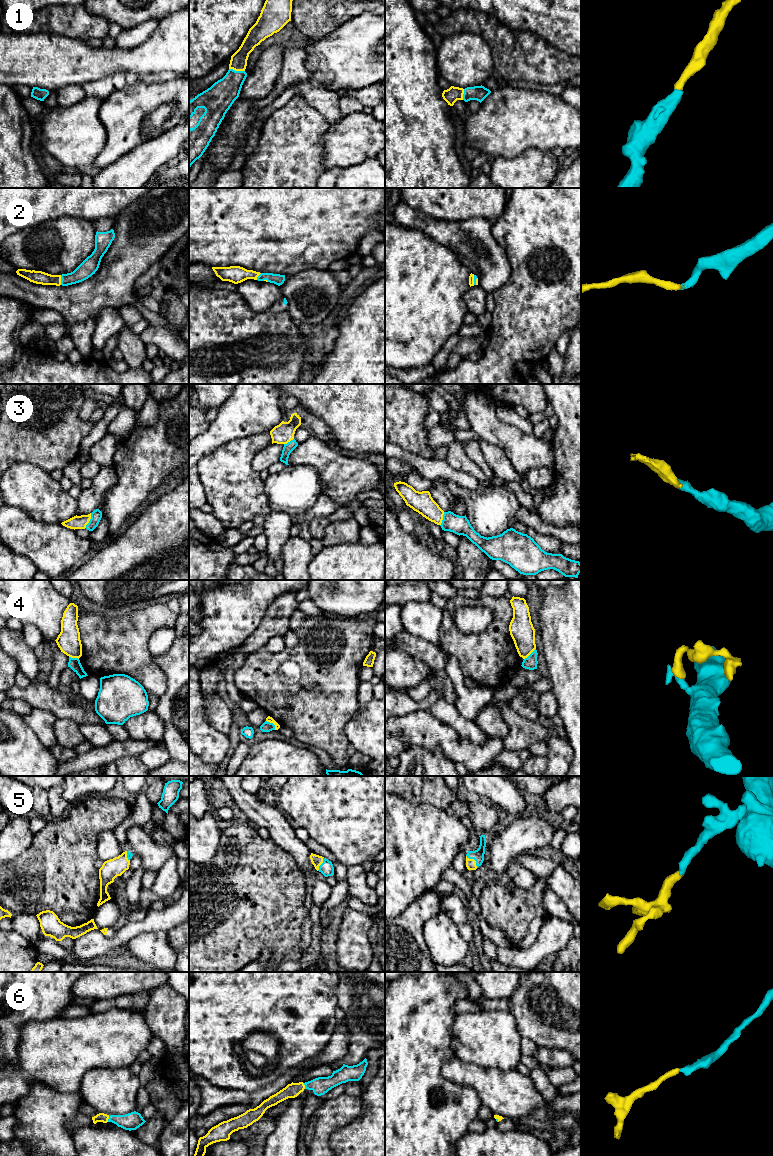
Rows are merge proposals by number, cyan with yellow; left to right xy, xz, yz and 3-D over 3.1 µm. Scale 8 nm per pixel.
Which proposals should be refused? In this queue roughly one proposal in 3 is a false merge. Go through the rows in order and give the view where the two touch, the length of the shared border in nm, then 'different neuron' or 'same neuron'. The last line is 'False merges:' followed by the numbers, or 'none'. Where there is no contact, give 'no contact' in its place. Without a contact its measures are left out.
1: meets cyan in xz; contact 130 nm long; same neuron
2: meets cyan in xy; contact 80 nm long; same neuron
3: meets cyan in xy; contact 130 nm long; same neuron
4: meets cyan in xz; contact 110 nm long; different neuron
5: meets cyan in yz; contact 140 nm long; same neuron
6: meets cyan in xy; contact 50 nm long; same neuron
False merges: 4

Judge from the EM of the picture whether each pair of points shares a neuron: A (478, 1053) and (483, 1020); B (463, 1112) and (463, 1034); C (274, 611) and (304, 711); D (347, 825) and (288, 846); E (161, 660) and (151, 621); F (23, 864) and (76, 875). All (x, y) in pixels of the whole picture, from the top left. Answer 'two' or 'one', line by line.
A: one
B: two
C: two
D: two
E: two
F: one

